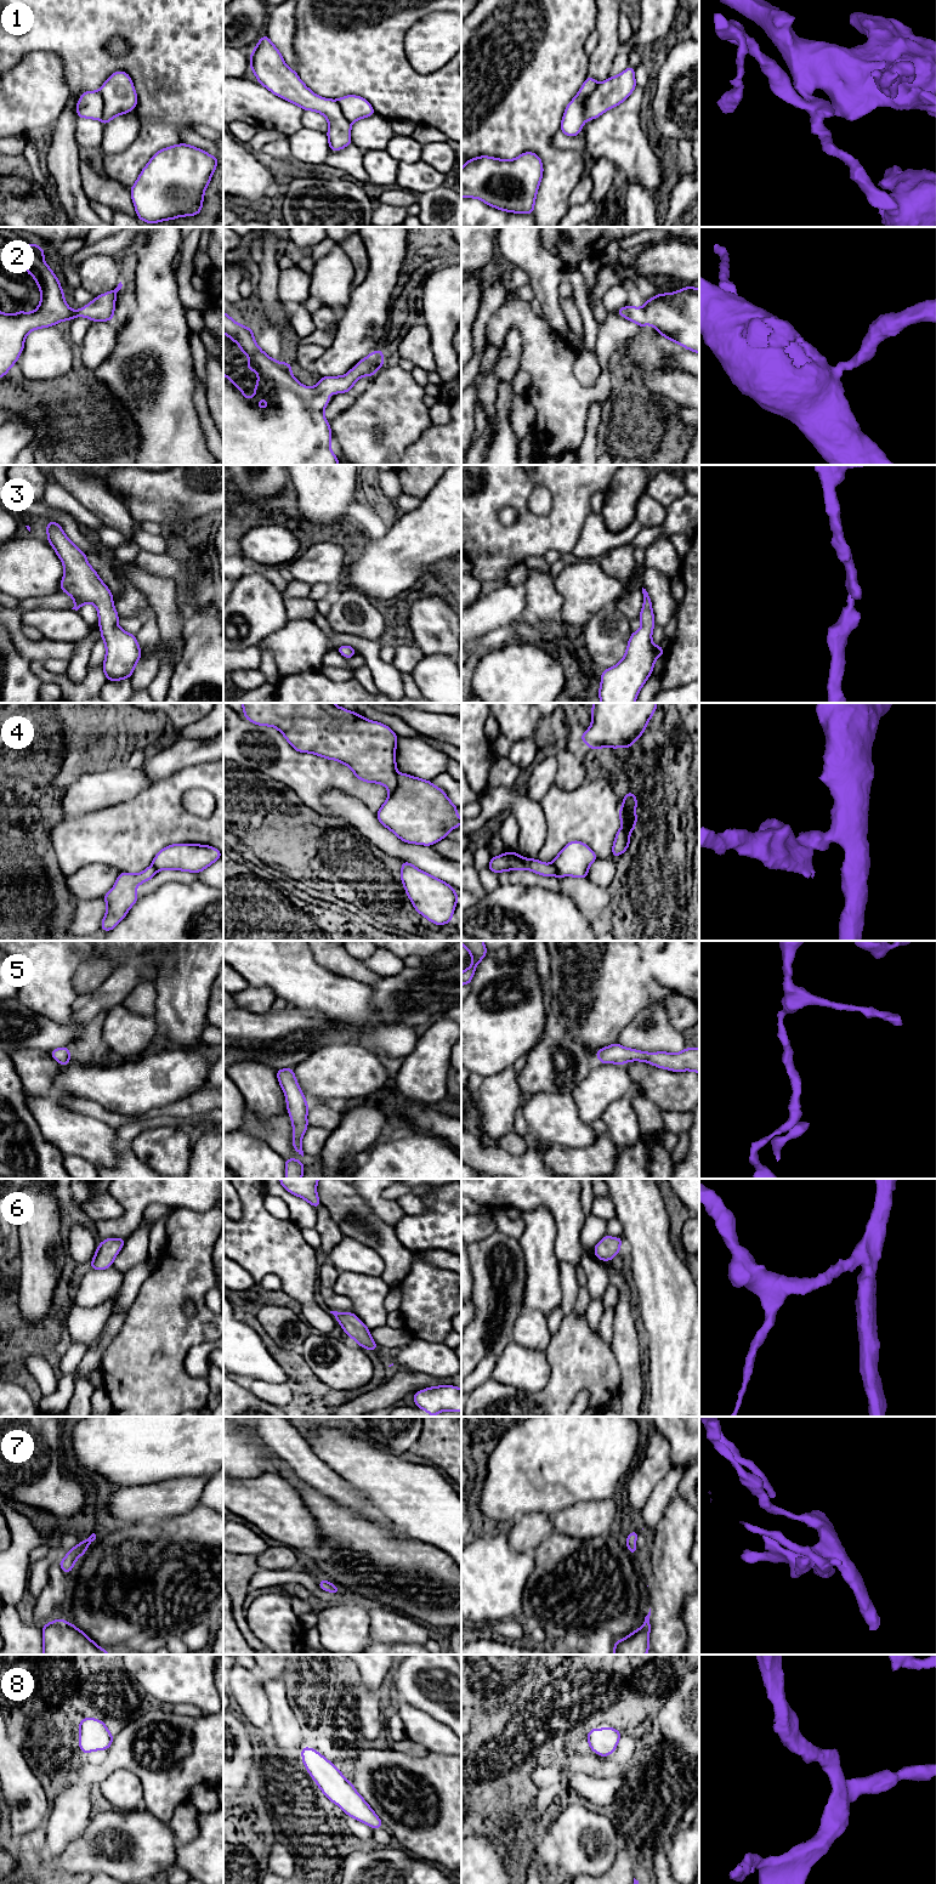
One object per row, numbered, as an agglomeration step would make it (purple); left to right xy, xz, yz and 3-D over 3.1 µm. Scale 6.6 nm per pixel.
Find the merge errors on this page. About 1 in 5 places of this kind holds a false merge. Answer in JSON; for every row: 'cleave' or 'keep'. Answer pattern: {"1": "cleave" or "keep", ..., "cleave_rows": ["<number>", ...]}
{"1": "cleave", "2": "keep", "3": "keep", "4": "cleave", "5": "keep", "6": "keep", "7": "keep", "8": "keep", "cleave_rows": ["1", "4"]}

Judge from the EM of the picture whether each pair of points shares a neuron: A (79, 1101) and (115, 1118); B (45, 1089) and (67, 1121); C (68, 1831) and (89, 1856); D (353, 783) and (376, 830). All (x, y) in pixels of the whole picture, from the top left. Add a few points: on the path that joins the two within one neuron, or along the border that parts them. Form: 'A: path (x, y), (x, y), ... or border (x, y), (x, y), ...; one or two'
A: path (88, 1107), (107, 1116); one
B: border (26, 1090), (39, 1095), (50, 1095), (52, 1093); two
C: border (91, 1815), (84, 1831), (60, 1854), (52, 1856); two
D: border (338, 790), (359, 799), (375, 813); two

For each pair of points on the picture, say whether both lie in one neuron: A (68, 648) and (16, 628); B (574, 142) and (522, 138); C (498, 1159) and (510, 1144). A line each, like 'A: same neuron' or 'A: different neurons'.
A: same neuron
B: different neurons
C: different neurons

